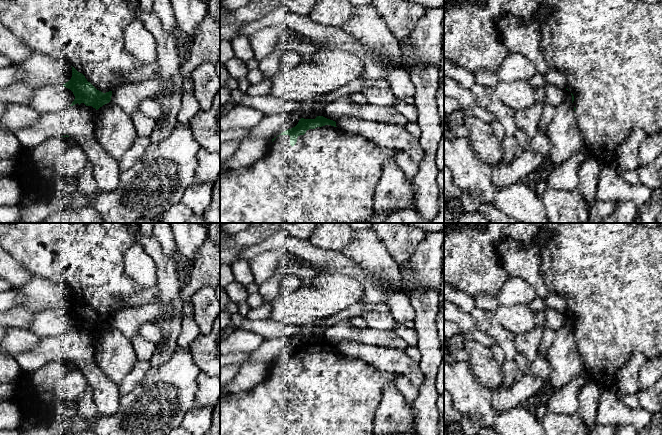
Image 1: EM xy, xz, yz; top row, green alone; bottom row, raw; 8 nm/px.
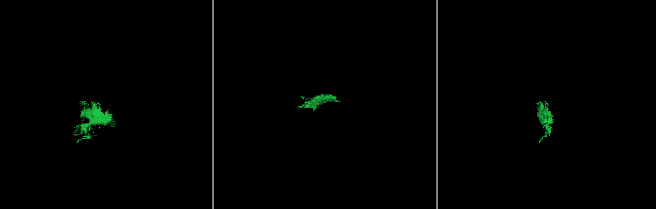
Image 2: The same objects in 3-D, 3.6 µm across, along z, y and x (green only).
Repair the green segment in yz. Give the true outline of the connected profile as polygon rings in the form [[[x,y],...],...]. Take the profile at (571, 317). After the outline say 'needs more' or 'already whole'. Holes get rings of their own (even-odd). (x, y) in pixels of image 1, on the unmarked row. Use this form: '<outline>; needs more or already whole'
[[[444,223],[446,225],[446,230],[444,231],[444,283],[450,284],[462,292],[475,297],[477,294],[487,293],[496,296],[501,289],[501,287],[506,282],[507,278],[510,276],[507,271],[503,268],[501,263],[501,256],[499,255],[498,246],[506,238],[511,238],[518,241],[522,245],[531,244],[537,241],[538,233],[542,230],[546,230],[550,234],[549,240],[546,242],[544,247],[541,250],[541,262],[540,262],[540,274],[544,280],[546,287],[549,292],[557,293],[565,297],[567,303],[567,312],[566,314],[571,316],[572,327],[574,329],[574,335],[576,340],[576,345],[578,348],[578,353],[582,358],[584,365],[587,370],[587,377],[590,380],[596,381],[604,390],[609,390],[610,388],[617,385],[616,374],[619,369],[623,366],[624,362],[628,359],[632,352],[640,352],[647,359],[661,357],[662,356],[662,224],[659,223],[481,223],[479,228],[476,227],[476,223]]]; needs more

